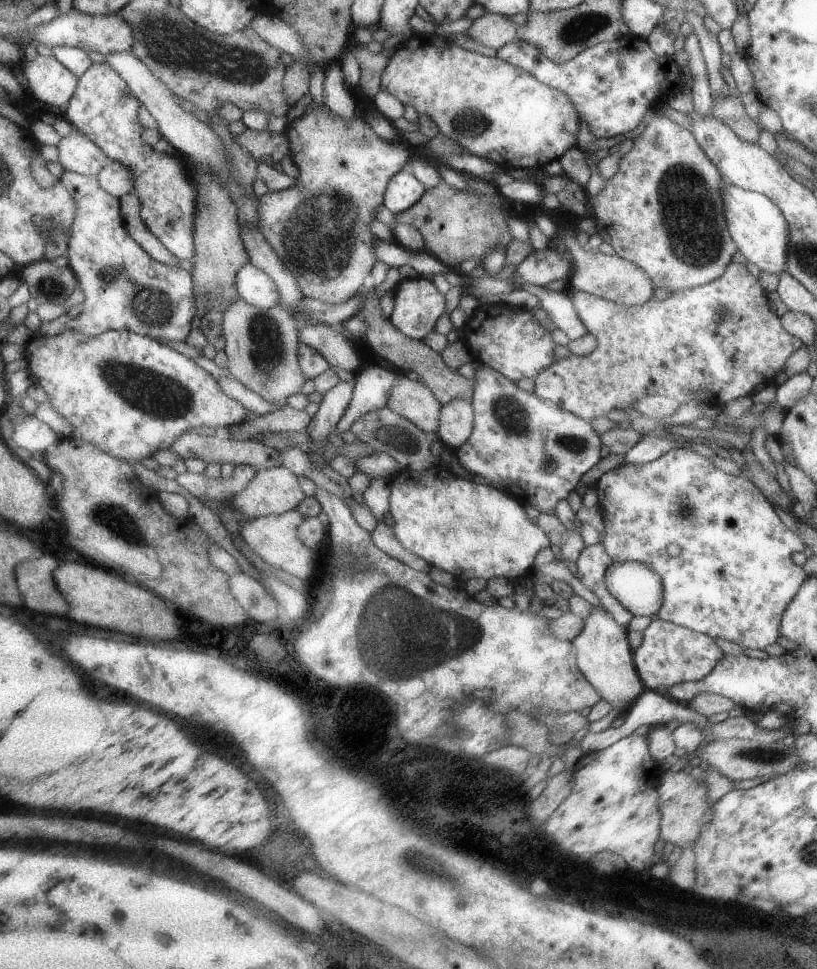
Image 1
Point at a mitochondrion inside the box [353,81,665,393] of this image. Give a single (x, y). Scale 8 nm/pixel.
(475, 123)

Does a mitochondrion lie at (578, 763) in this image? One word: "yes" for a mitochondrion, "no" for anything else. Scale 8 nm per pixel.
no

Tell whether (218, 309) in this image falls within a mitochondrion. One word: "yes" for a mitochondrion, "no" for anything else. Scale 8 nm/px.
no

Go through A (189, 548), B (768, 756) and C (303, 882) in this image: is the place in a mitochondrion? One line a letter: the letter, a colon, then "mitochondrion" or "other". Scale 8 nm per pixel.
A: other
B: mitochondrion
C: mitochondrion

